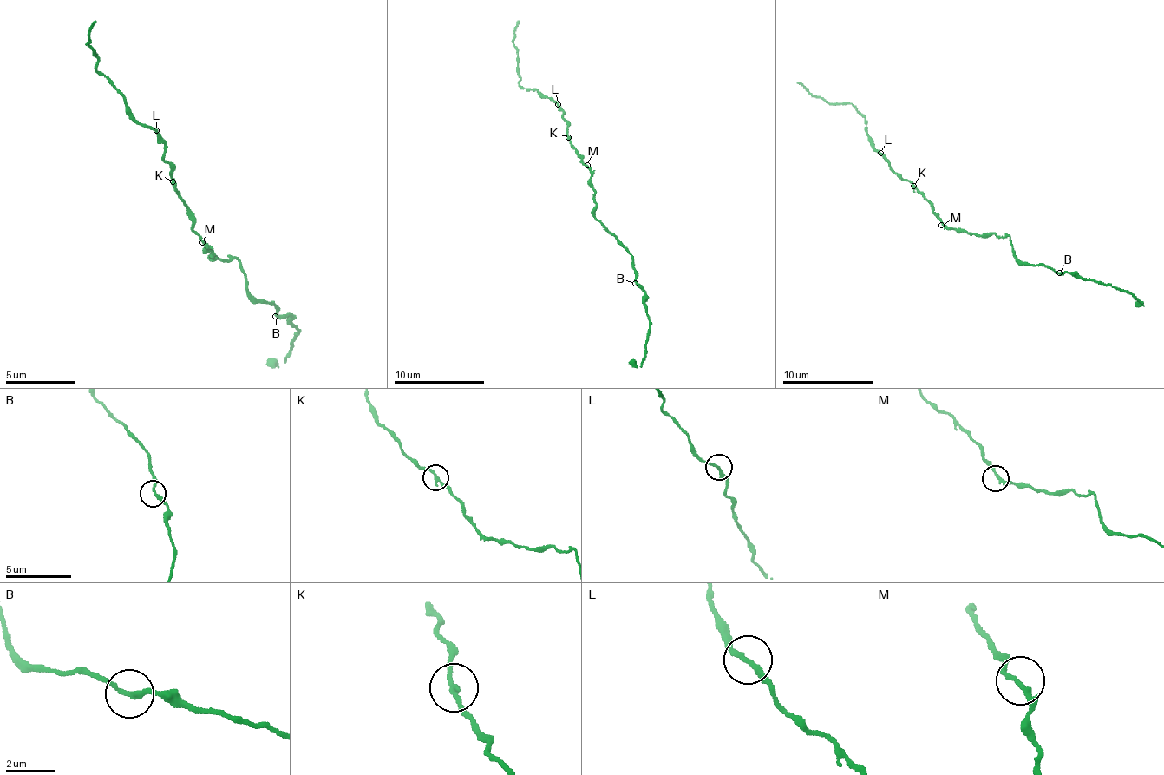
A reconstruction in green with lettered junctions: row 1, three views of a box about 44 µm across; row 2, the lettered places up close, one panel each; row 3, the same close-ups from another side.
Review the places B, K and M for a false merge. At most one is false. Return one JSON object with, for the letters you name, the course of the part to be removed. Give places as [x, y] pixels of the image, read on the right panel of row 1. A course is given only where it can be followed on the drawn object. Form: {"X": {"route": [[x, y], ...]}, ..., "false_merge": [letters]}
{"false_merge": []}

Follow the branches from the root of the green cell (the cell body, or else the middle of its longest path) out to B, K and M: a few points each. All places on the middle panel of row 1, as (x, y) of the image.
B: (590, 179), (596, 204), (594, 217), (624, 245), (632, 260), (635, 283)
K: (590, 179), (587, 165), (569, 138)
M: (590, 179), (587, 165)

